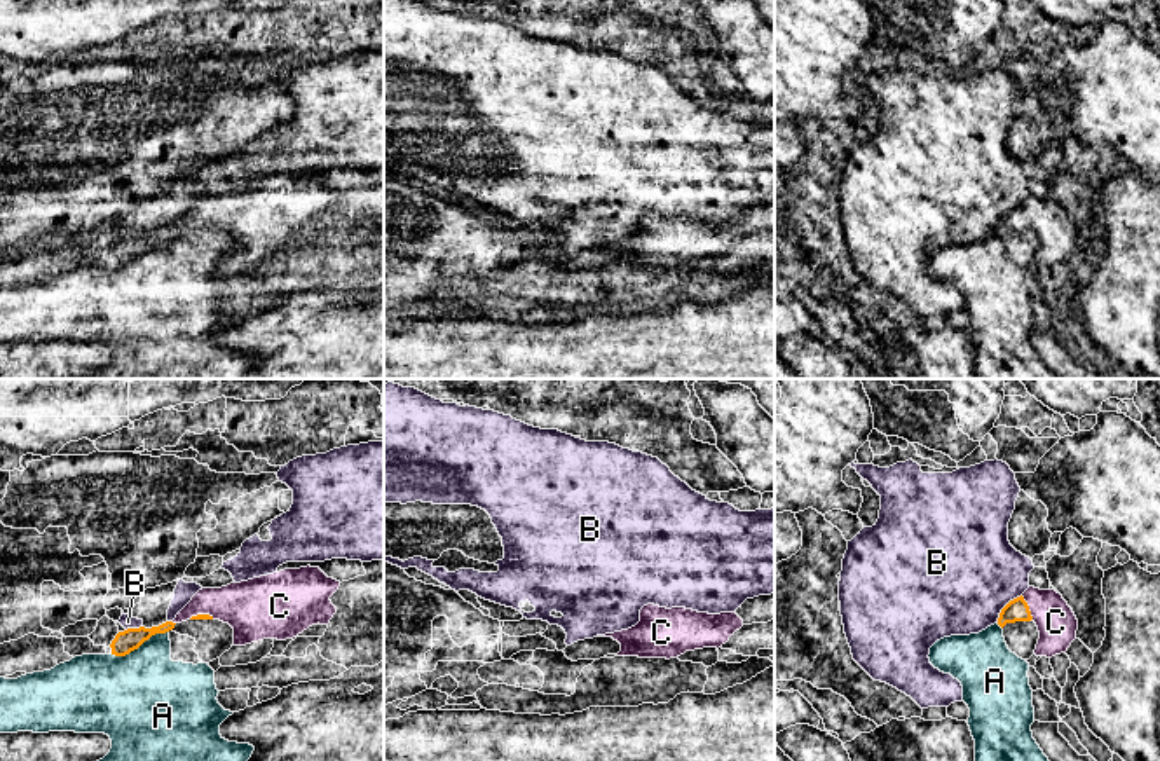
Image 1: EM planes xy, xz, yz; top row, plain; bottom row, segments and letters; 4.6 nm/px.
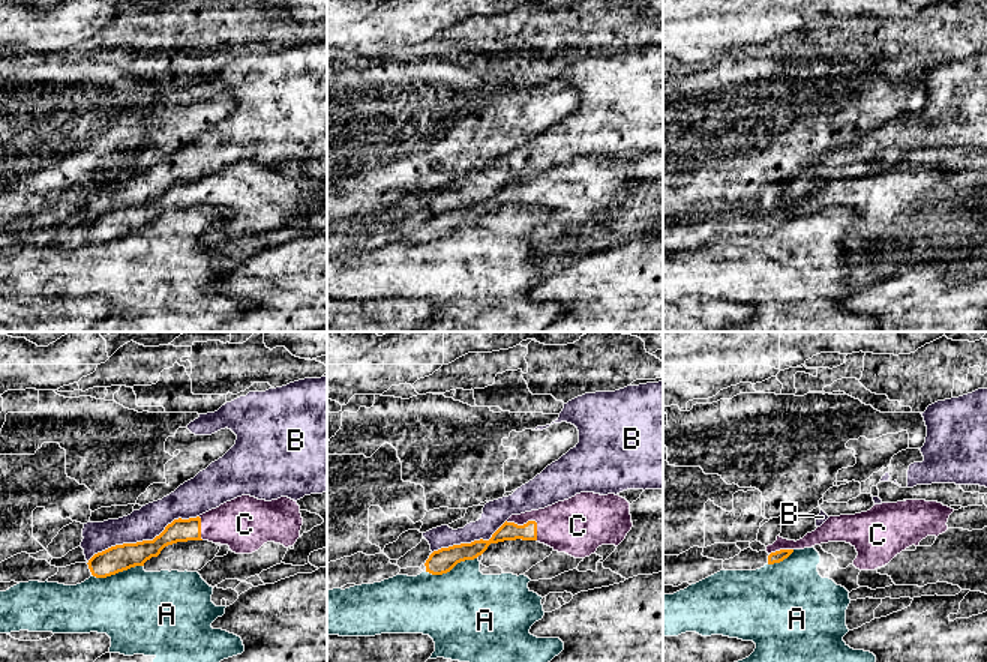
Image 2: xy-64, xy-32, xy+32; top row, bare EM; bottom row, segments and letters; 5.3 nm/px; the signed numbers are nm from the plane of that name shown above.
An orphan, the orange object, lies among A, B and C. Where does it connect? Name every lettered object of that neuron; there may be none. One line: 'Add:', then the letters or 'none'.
Add: C

